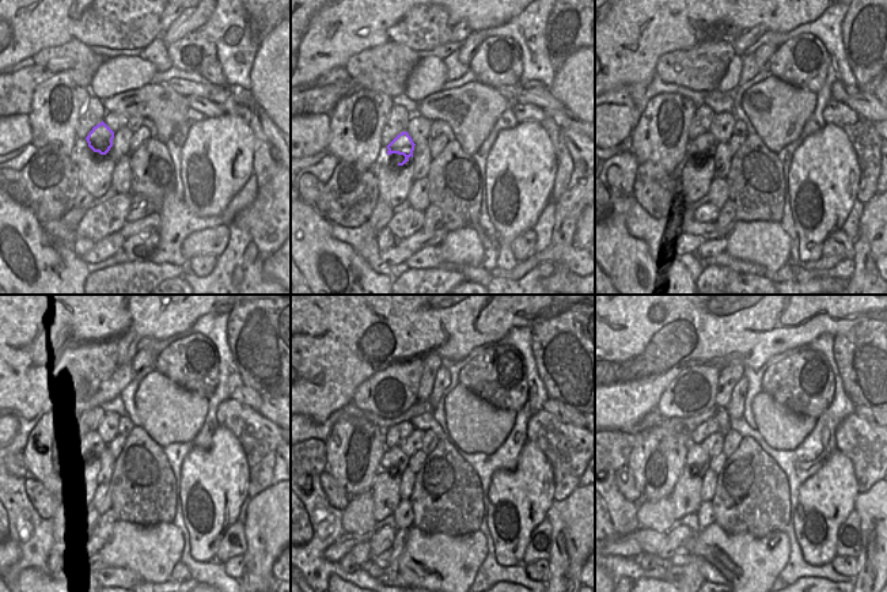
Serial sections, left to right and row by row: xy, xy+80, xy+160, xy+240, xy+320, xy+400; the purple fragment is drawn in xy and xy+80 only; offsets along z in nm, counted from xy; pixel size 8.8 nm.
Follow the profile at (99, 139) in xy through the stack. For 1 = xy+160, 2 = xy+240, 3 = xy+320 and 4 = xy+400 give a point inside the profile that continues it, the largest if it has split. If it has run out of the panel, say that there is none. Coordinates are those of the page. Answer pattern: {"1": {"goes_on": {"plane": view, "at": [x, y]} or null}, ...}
{"1": {"goes_on": {"plane": "xy+160", "at": [704, 147]}}, "2": {"goes_on": {"plane": "xy+240", "at": [91, 459]}}, "3": {"goes_on": {"plane": "xy+320", "at": [394, 460]}}, "4": {"goes_on": {"plane": "xy+400", "at": [697, 460]}}}

